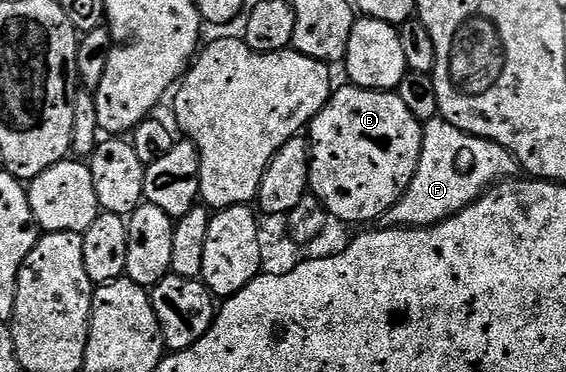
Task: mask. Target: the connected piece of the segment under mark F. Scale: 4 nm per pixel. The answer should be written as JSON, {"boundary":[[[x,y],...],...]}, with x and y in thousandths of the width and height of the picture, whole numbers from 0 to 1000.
{"boundary":[[[774,315],[747,331],[747,395],[737,462],[708,538],[680,581],[698,613],[770,608],[852,532],[869,495],[913,457],[912,427],[892,395],[825,360],[814,344]]]}

